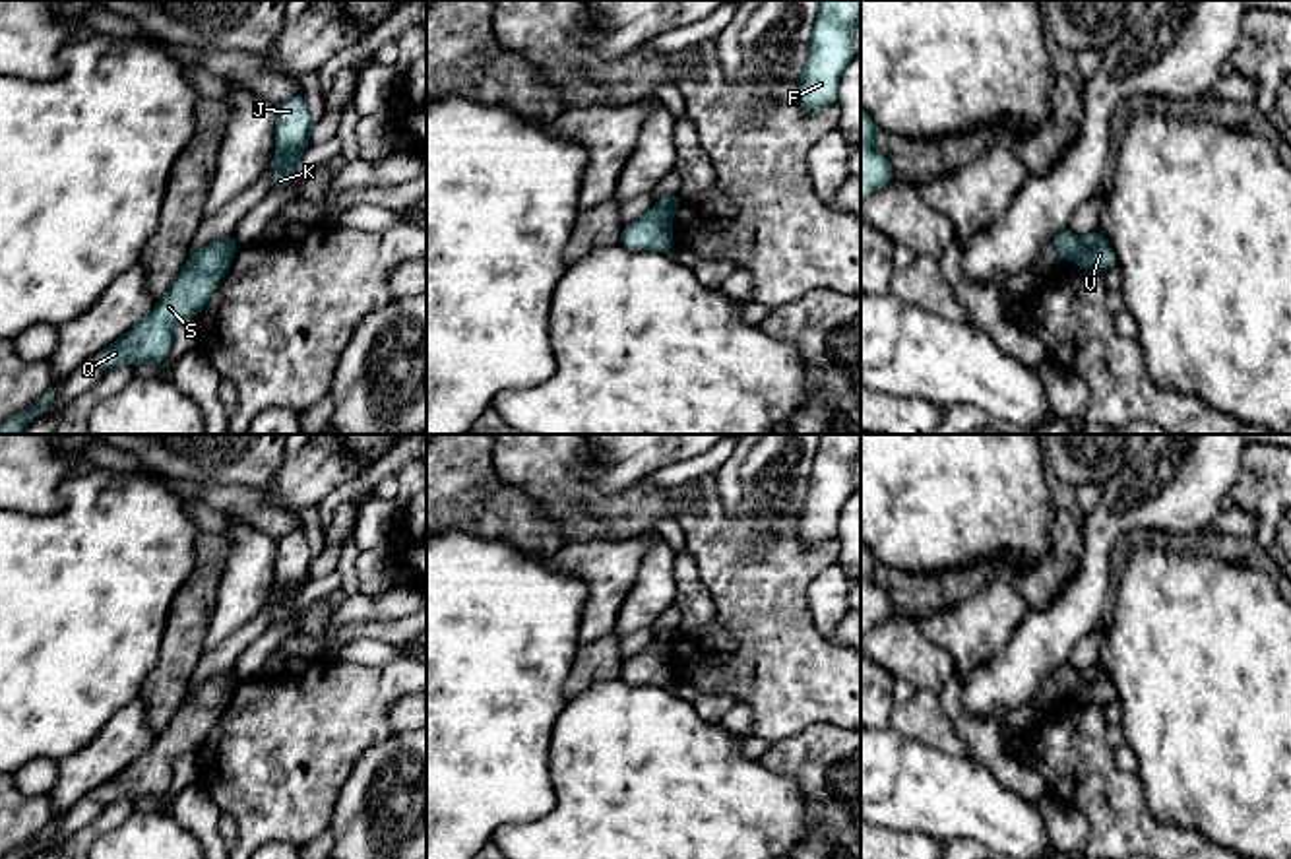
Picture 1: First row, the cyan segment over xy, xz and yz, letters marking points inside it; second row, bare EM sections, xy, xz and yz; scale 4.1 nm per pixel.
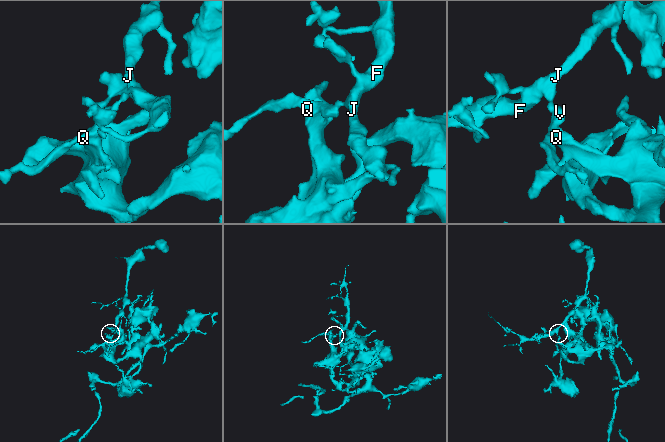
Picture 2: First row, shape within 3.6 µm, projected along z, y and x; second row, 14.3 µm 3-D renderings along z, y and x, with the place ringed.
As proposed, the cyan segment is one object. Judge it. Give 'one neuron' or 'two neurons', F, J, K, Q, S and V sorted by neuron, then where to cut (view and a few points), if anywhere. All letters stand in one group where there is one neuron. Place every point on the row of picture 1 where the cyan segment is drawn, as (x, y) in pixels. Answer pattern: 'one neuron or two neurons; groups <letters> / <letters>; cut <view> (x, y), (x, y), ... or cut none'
two neurons; groups F J K / Q S V; cut yz (1082, 239), (1080, 253), (1072, 260)

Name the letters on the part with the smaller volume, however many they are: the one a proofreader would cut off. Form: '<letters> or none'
F, J, K

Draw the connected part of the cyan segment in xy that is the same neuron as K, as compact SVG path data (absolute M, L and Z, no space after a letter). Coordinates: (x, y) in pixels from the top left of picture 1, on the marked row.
M291 95L277 105L271 188L291 186L295 165L310 145L312 124L314 120L302 95Z

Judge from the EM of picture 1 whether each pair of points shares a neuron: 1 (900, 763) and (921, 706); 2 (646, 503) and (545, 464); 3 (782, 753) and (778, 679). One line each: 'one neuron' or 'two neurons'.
1: two neurons
2: one neuron
3: two neurons

